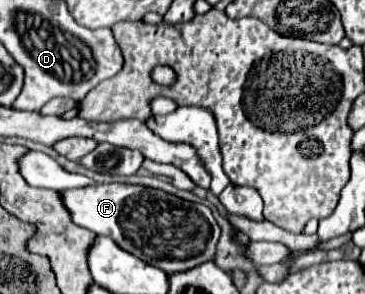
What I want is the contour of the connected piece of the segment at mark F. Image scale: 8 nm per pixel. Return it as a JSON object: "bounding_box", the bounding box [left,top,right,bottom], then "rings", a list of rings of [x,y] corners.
{"bounding_box":[61,184,221,274],"rings":[[[95,184],[87,188],[65,190],[61,192],[61,196],[77,226],[91,230],[97,236],[109,236],[119,248],[125,248],[129,254],[145,260],[155,268],[165,270],[167,274],[187,272],[189,268],[195,268],[197,264],[215,258],[221,228],[205,204],[193,204],[173,194],[167,194],[163,190],[137,186],[137,184]]]}

